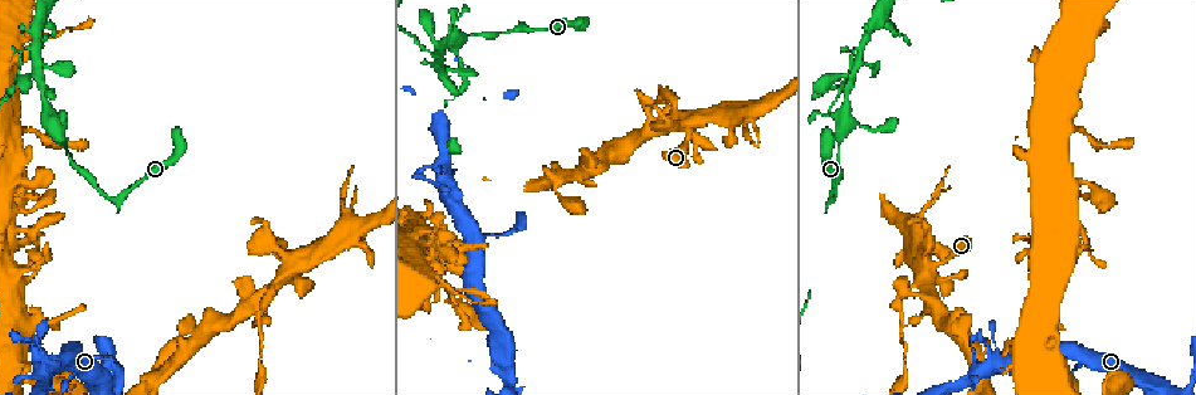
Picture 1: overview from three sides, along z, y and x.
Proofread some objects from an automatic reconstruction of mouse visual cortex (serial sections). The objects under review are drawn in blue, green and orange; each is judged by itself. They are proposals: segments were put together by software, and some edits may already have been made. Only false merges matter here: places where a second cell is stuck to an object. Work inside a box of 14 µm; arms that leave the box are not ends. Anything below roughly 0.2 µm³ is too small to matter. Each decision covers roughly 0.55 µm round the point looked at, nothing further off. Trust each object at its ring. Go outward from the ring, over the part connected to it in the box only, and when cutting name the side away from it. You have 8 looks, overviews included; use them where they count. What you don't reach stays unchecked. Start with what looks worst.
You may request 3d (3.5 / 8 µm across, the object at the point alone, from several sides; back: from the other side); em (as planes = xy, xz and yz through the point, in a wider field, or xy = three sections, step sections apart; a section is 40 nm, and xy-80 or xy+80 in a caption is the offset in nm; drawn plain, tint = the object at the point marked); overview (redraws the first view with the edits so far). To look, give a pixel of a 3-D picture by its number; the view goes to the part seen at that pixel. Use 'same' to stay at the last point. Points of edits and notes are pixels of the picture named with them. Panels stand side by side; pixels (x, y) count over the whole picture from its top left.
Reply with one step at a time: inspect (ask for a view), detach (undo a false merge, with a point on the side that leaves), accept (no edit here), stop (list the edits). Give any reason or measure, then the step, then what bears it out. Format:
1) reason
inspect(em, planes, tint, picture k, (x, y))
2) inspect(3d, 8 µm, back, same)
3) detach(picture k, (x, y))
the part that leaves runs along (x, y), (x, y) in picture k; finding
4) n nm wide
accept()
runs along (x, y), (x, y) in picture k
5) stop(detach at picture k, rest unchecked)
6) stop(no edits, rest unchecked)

inspect(3d, 3.5 µm, back, picture 1, (497, 33))

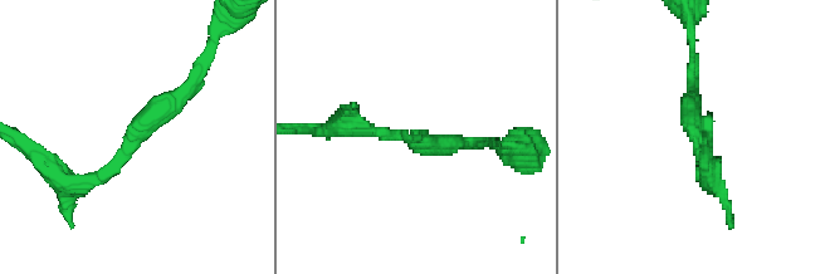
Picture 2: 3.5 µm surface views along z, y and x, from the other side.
arms of 250, 300 nm
inspect(em, planes, tint, picture 2, (698, 156))

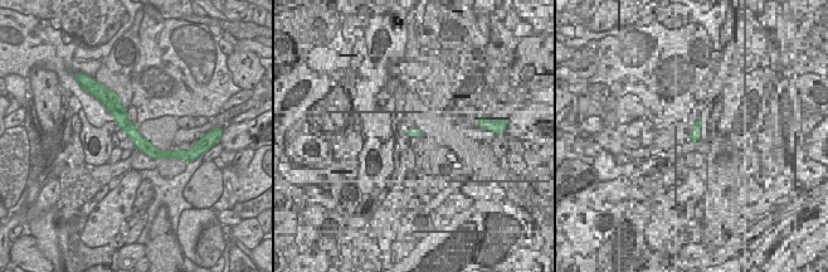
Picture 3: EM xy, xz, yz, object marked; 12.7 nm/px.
accept()
runs along (108, 101), (145, 146), (166, 152) in picture 3; all the same cell

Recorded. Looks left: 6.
three-way junction
inspect(3d, 8 µm, picture 1, (861, 48))

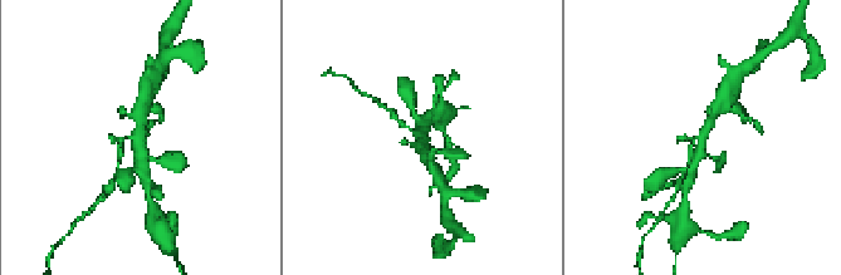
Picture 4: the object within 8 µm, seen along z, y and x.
inspect(3d, 3.5 µm, picture 4, (703, 139))

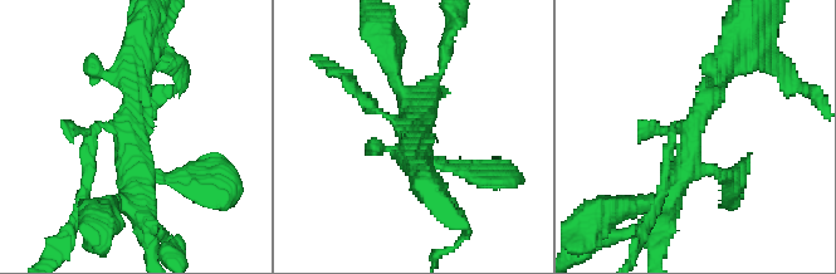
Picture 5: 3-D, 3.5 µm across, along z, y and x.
now the EM
inspect(em, planes, tint, picture 5, (693, 127))

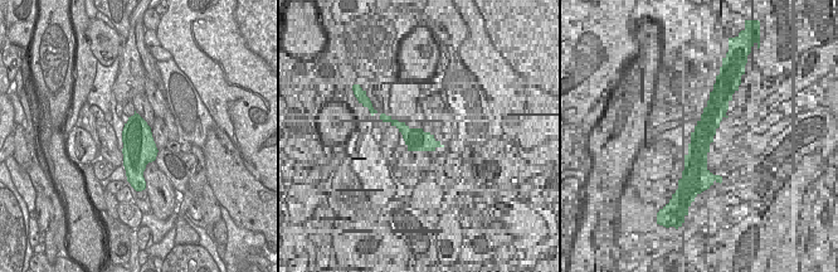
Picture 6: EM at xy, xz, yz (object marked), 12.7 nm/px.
420 nm wide
detach(picture 5, (87, 181))
the part that leaves runs along (671, 136), (655, 214), (636, 244) in picture 5; two cells meet here

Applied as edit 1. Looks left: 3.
small branch off a trunk
inspect(3d, 8 µm, picture 1, (566, 179))

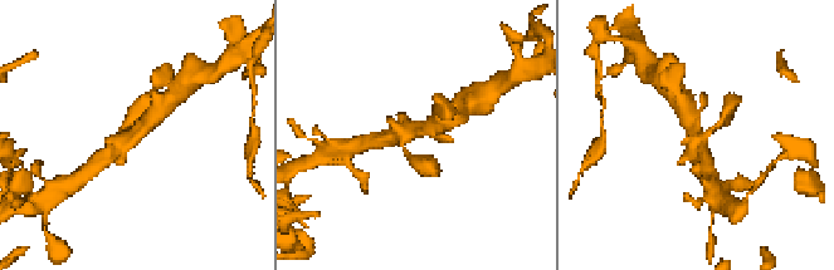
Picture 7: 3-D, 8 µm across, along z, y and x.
inspect(3d, 3.5 µm, picture 7, (698, 133))

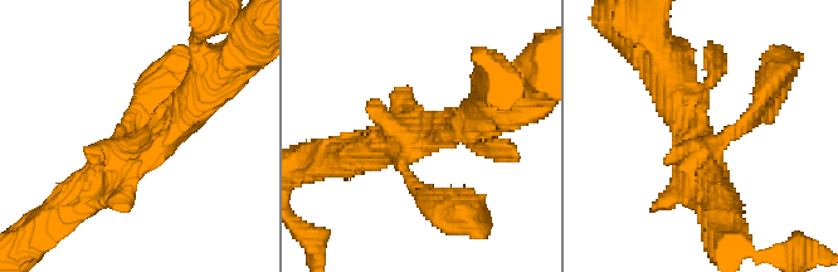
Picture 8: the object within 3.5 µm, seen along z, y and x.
inspect(em, xy, step 5, tint, picture 8, (705, 143))

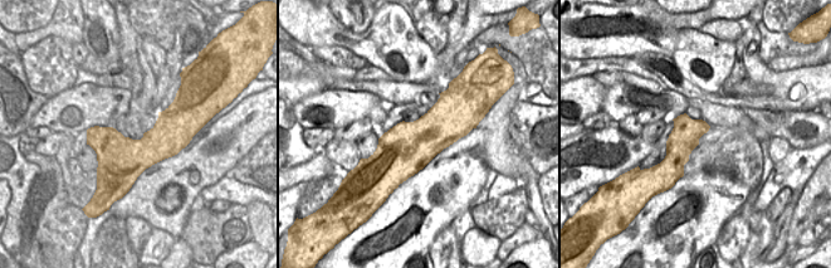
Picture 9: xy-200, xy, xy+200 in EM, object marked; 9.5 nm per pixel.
accept()
runs along (485, 112), (407, 154), (422, 193) in picture 8; continuous, no second cell

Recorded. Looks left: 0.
stop(detach at picture 5, rest unchecked)

